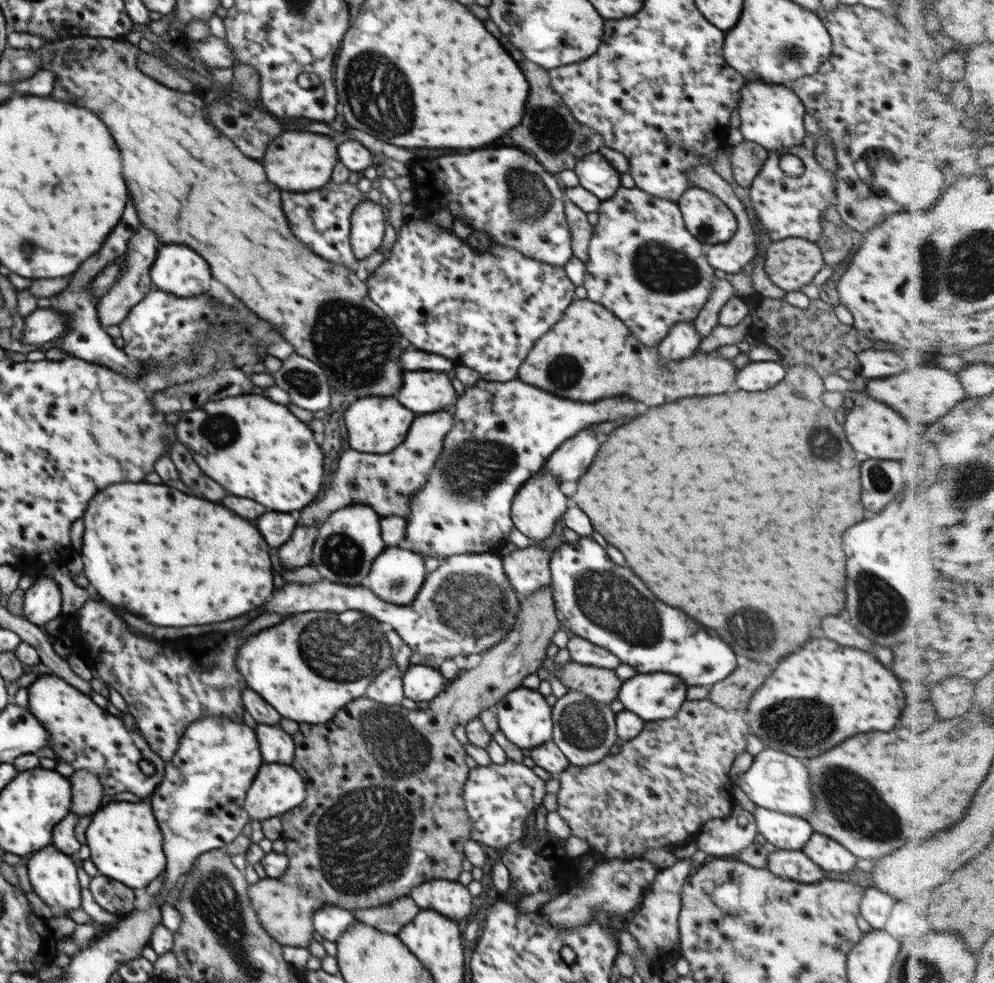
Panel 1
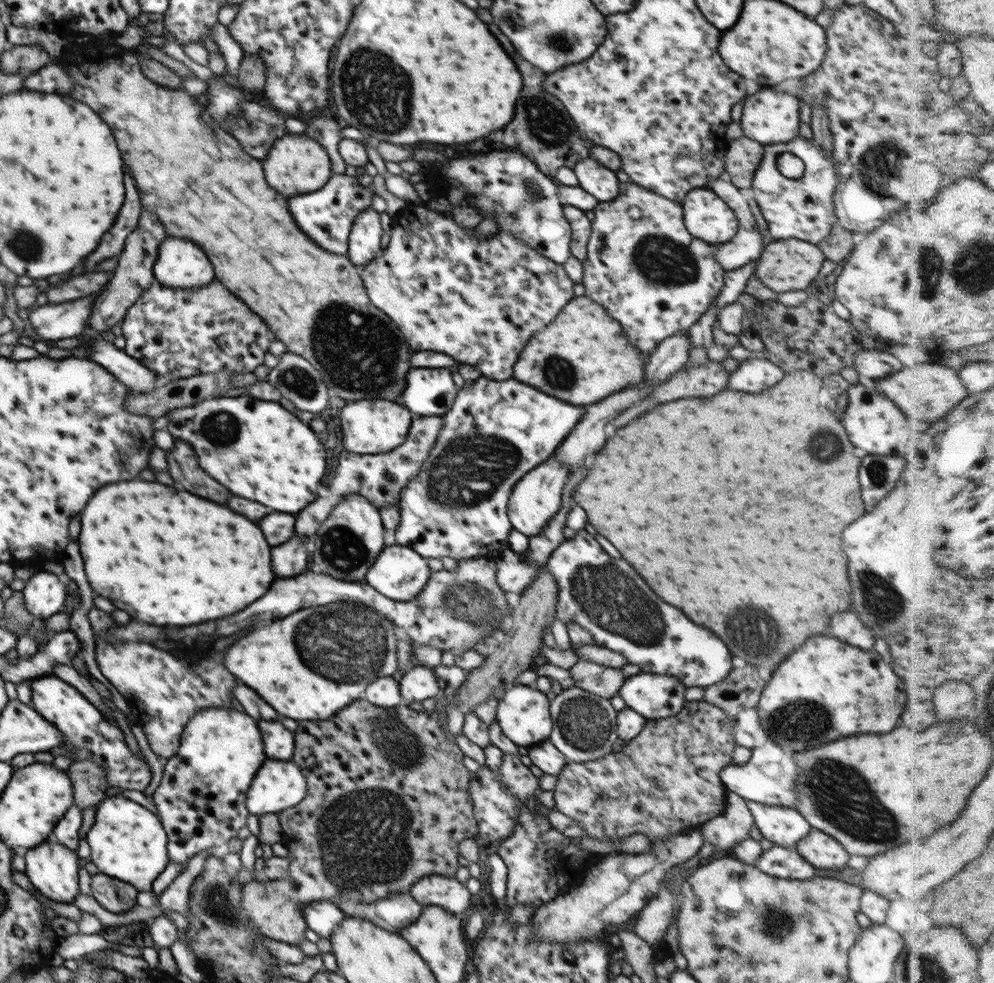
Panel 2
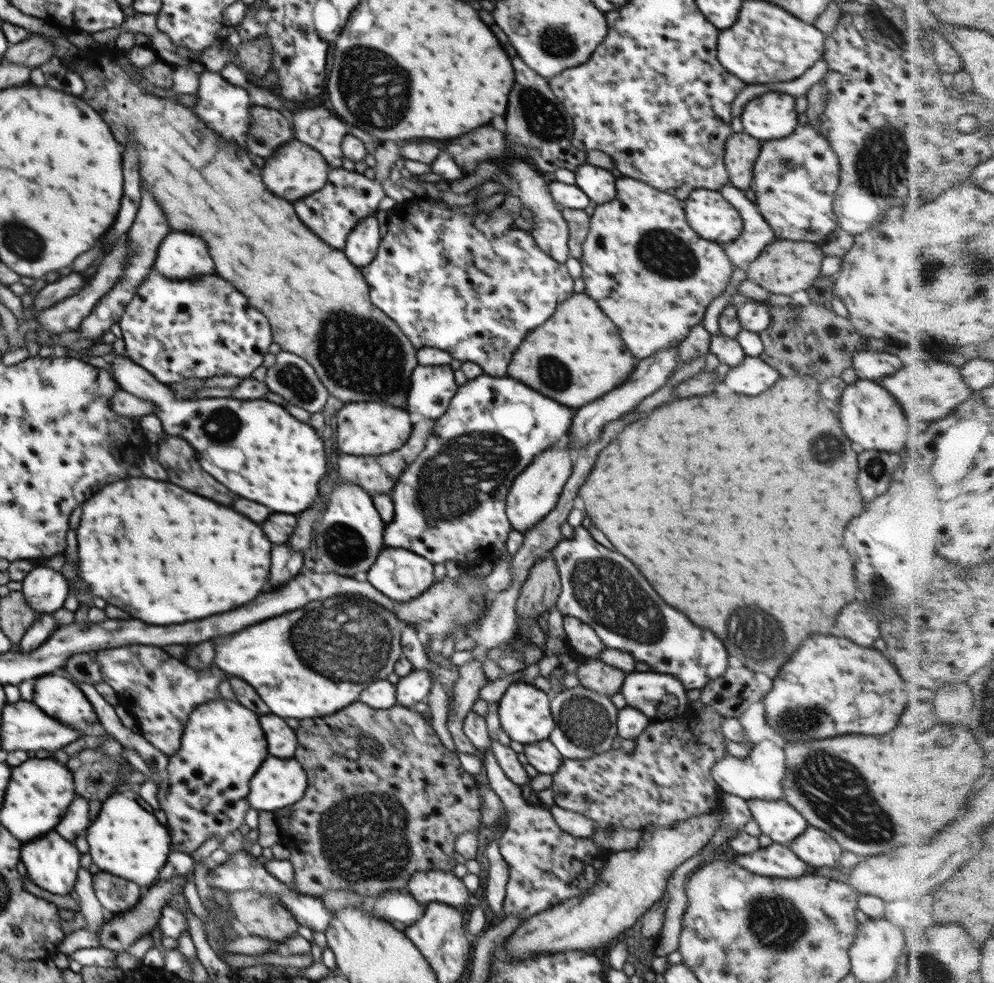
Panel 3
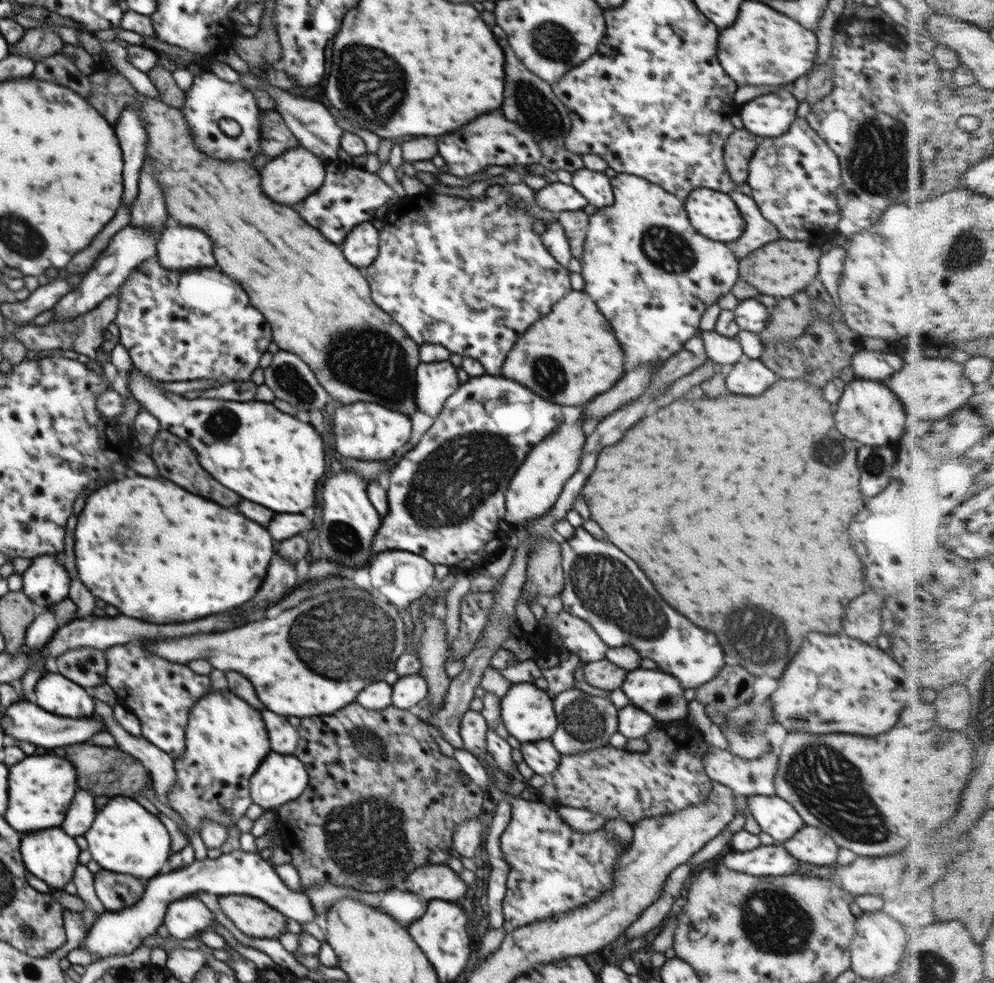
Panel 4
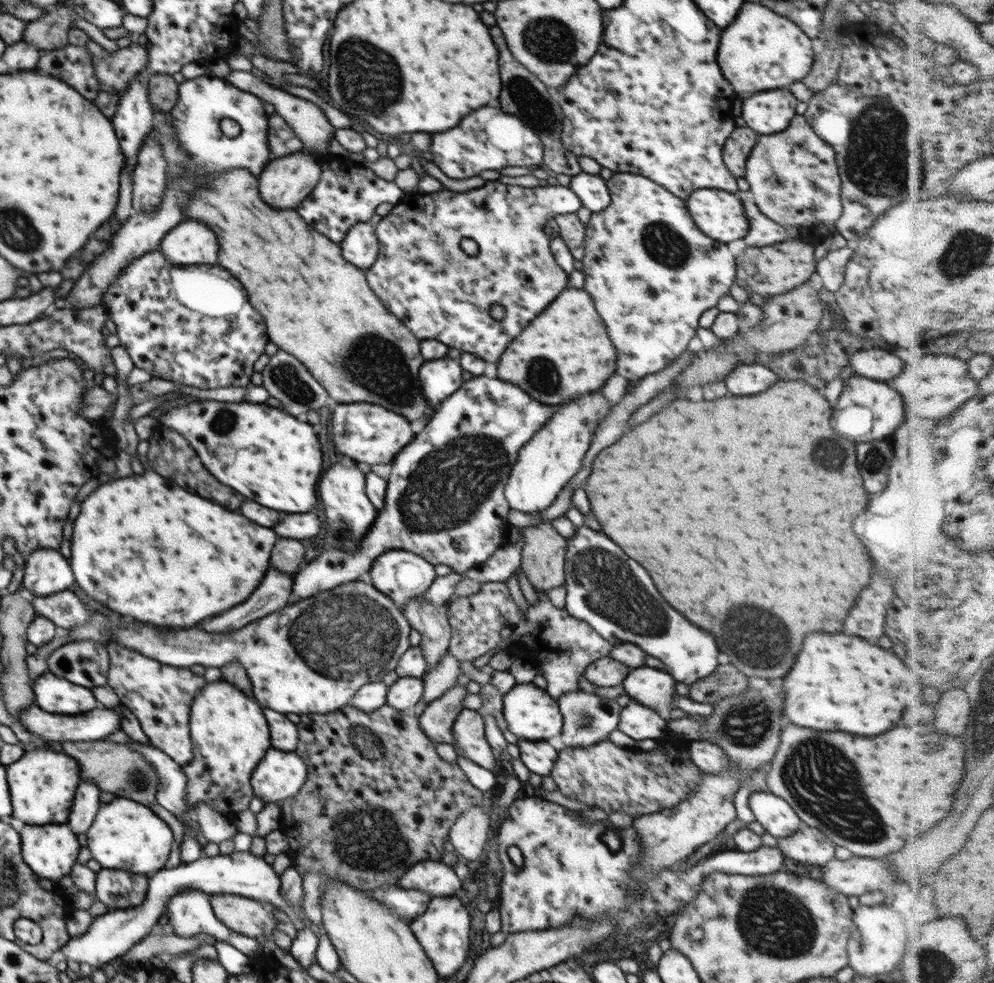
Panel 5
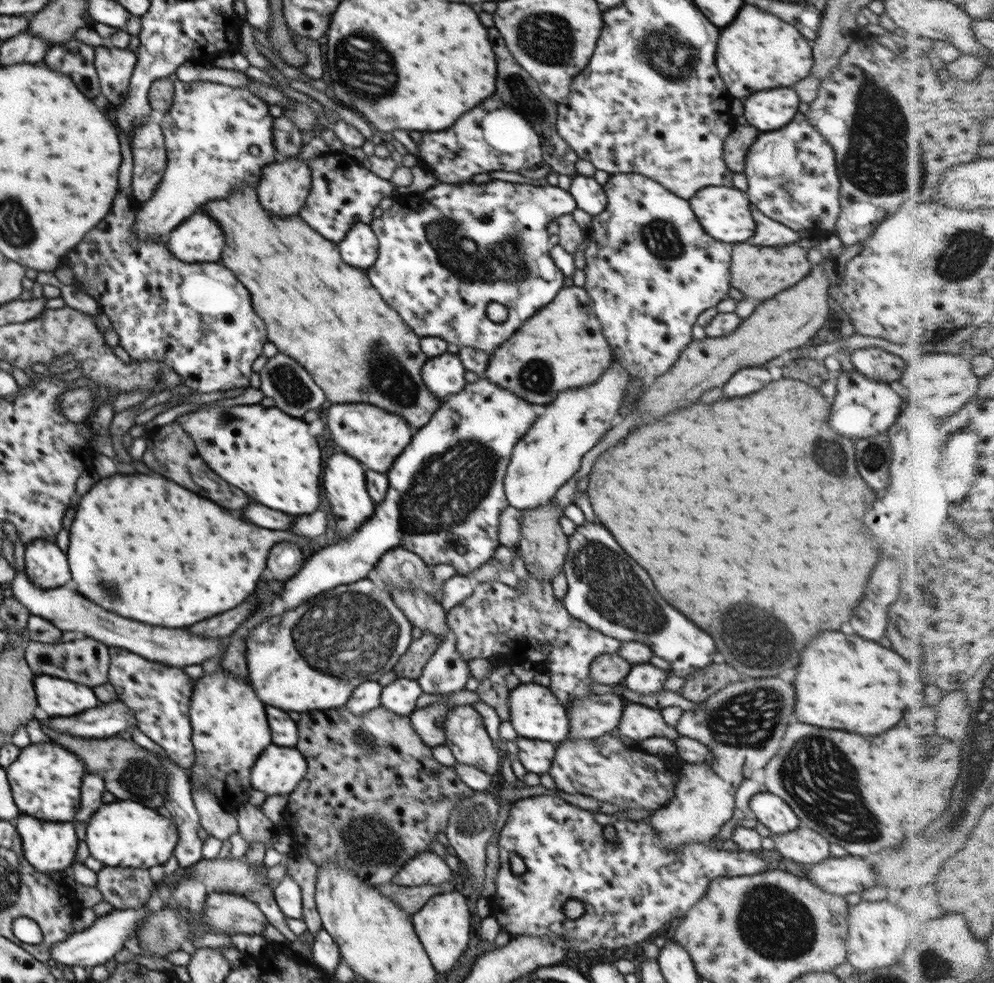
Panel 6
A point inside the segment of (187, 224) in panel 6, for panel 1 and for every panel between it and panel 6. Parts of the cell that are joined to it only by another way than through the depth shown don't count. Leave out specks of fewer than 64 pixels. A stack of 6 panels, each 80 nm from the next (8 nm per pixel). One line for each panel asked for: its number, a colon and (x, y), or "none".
1: (178, 270)
2: (180, 264)
3: (180, 256)
4: (179, 248)
5: (190, 243)

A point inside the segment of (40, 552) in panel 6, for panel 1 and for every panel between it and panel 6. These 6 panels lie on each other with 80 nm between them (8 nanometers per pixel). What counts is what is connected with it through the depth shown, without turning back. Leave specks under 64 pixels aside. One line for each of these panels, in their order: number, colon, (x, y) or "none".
1: (42, 602)
2: (44, 594)
3: (45, 589)
4: (45, 582)
5: (47, 571)

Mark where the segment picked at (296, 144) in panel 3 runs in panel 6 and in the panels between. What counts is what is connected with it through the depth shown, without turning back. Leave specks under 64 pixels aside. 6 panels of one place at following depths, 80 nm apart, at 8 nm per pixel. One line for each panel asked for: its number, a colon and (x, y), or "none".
4: (298, 173)
5: (286, 181)
6: (283, 189)

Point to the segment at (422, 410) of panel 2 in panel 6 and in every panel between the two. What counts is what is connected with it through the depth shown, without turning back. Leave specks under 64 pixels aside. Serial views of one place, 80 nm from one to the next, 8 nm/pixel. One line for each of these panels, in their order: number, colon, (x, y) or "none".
3: (432, 387)
4: (437, 381)
5: (440, 378)
6: (443, 375)

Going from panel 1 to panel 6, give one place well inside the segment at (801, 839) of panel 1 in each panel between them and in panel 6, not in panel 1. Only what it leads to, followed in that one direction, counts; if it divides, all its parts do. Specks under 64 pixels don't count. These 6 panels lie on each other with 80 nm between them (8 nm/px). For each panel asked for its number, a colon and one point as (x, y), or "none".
2: (786, 827)
3: (781, 821)
4: (776, 816)
5: (778, 818)
6: (771, 810)

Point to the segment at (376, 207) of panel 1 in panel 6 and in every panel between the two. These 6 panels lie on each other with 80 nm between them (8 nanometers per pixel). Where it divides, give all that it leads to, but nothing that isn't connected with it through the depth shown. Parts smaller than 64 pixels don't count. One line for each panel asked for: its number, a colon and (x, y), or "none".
2: (364, 244)
3: (363, 242)
4: (361, 247)
5: (360, 247)
6: (360, 248)

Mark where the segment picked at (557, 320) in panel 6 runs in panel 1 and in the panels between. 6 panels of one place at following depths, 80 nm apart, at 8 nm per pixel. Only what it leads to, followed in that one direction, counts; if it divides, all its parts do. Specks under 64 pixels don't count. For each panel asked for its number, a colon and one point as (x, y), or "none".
1: (590, 354)
2: (588, 356)
3: (578, 355)
4: (571, 355)
5: (565, 353)

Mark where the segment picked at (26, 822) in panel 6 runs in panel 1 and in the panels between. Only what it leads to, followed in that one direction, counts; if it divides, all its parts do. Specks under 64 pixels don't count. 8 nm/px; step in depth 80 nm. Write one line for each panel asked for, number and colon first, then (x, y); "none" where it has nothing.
1: (53, 875)
2: (52, 868)
3: (52, 863)
4: (50, 854)
5: (50, 850)

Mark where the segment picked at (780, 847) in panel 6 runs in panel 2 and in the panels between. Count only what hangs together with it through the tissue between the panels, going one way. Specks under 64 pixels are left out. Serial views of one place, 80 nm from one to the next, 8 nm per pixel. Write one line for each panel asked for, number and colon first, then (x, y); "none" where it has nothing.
2: (820, 849)
3: (814, 846)
4: (812, 845)
5: (808, 845)

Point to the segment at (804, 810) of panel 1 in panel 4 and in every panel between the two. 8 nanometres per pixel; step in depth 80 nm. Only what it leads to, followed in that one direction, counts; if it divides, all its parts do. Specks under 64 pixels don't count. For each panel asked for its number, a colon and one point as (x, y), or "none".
2: (770, 776)
3: (760, 775)
4: (745, 777)

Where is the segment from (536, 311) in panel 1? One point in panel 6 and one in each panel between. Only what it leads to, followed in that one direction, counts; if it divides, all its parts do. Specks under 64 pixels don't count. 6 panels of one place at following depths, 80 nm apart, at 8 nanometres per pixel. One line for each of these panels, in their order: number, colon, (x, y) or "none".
2: (479, 301)
3: (472, 285)
4: (469, 274)
5: (422, 275)
6: (421, 271)

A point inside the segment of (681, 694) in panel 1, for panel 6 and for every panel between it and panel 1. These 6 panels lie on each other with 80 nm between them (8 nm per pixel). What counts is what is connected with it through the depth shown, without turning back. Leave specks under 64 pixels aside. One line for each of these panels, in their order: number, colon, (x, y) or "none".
2: (655, 696)
3: (661, 697)
4: (660, 694)
5: (654, 688)
6: (644, 678)

